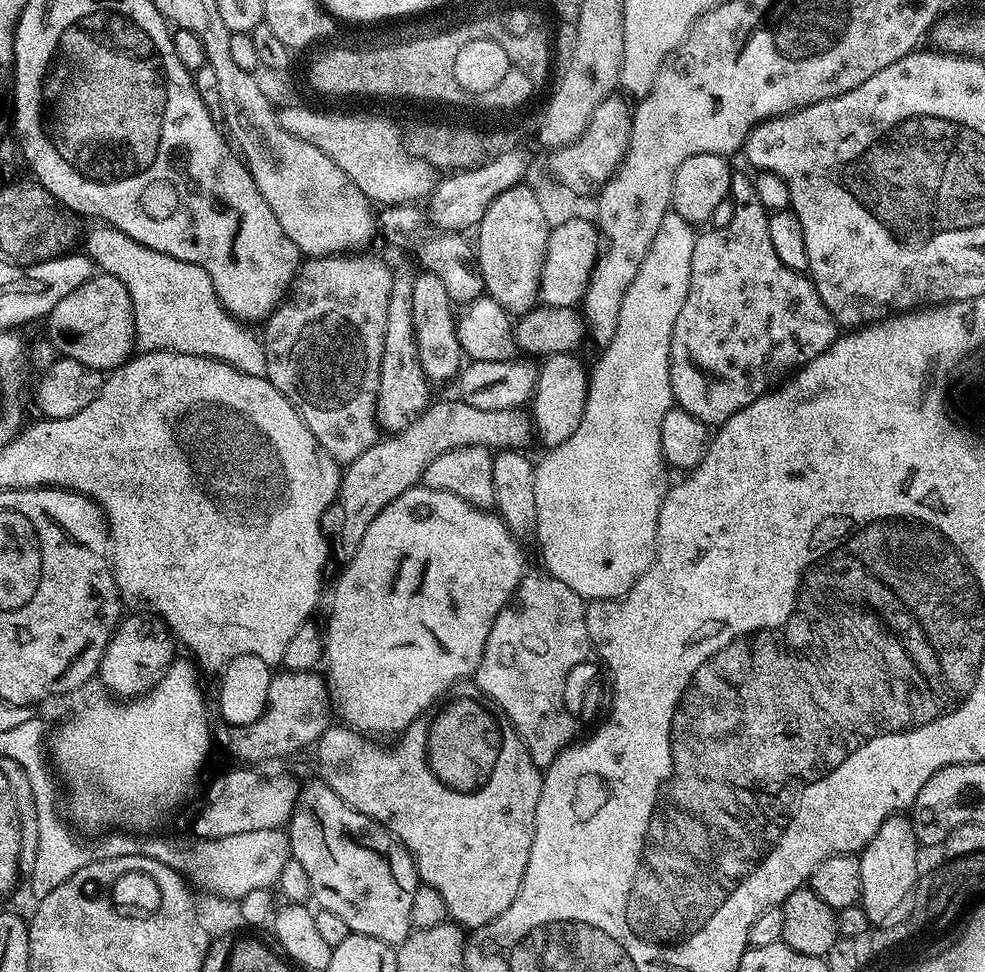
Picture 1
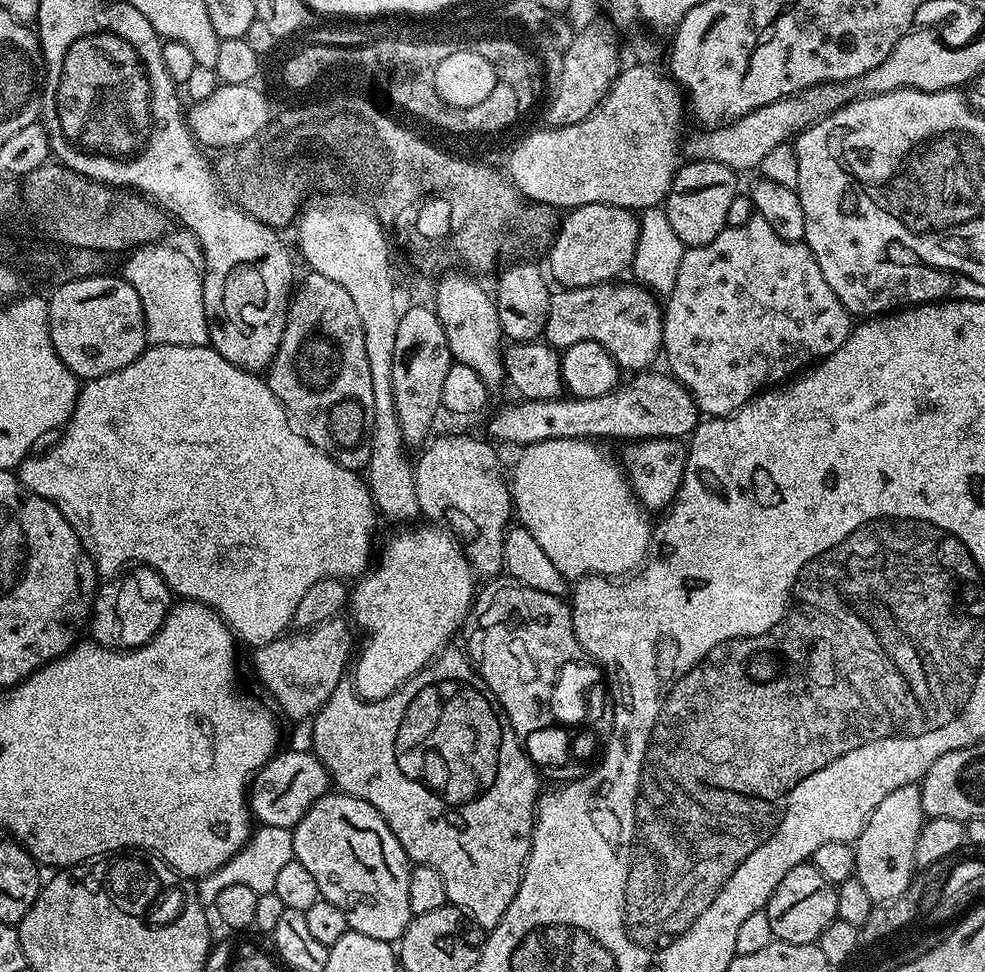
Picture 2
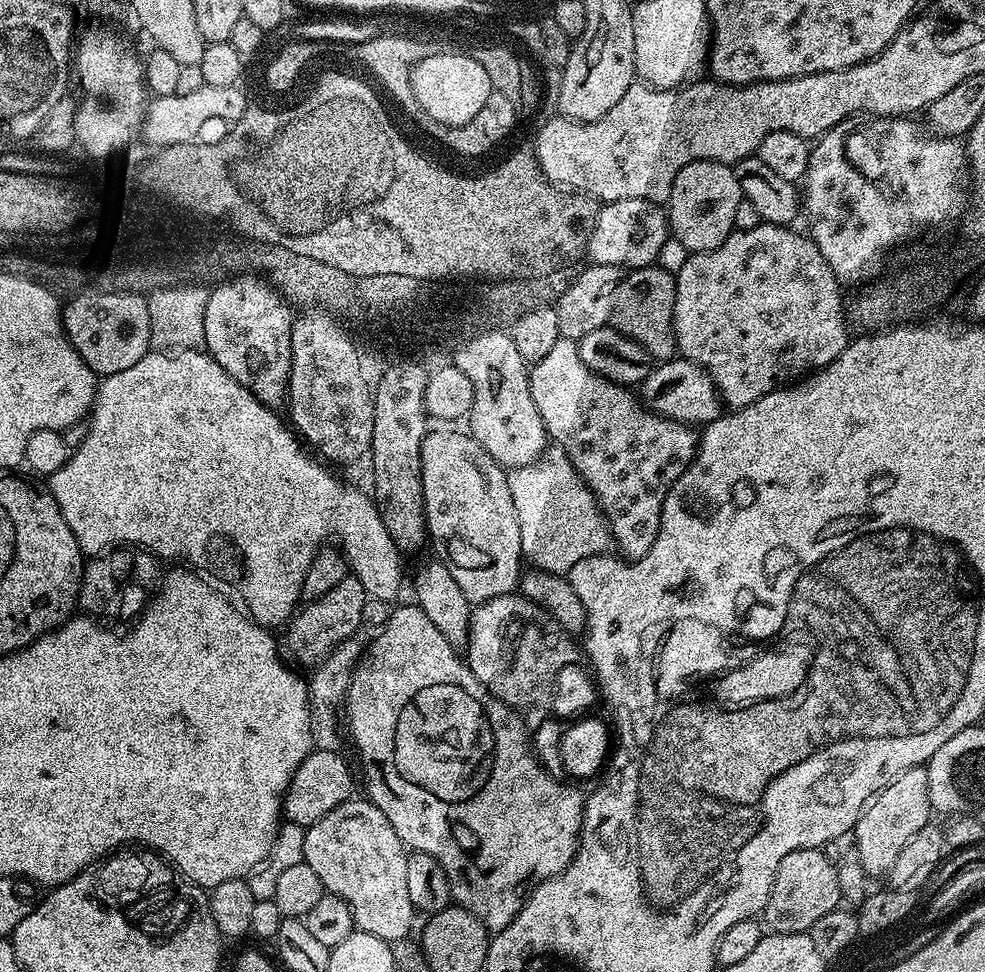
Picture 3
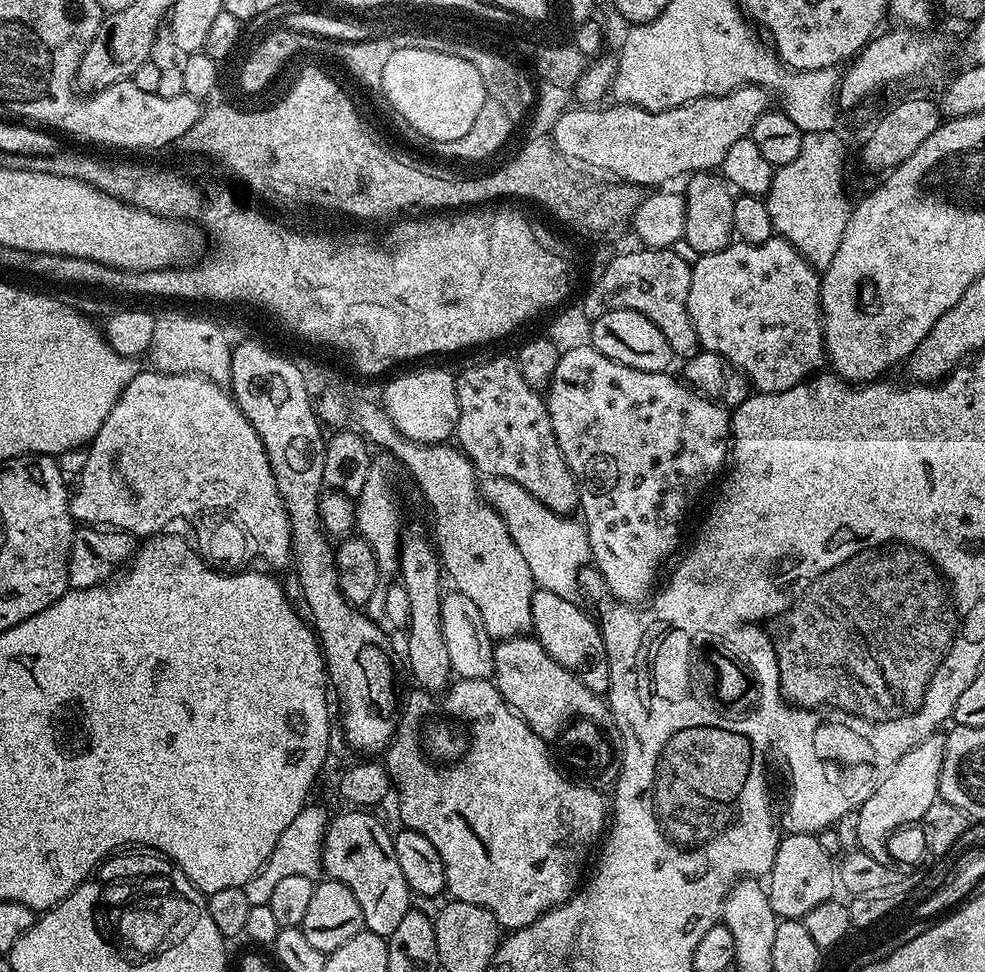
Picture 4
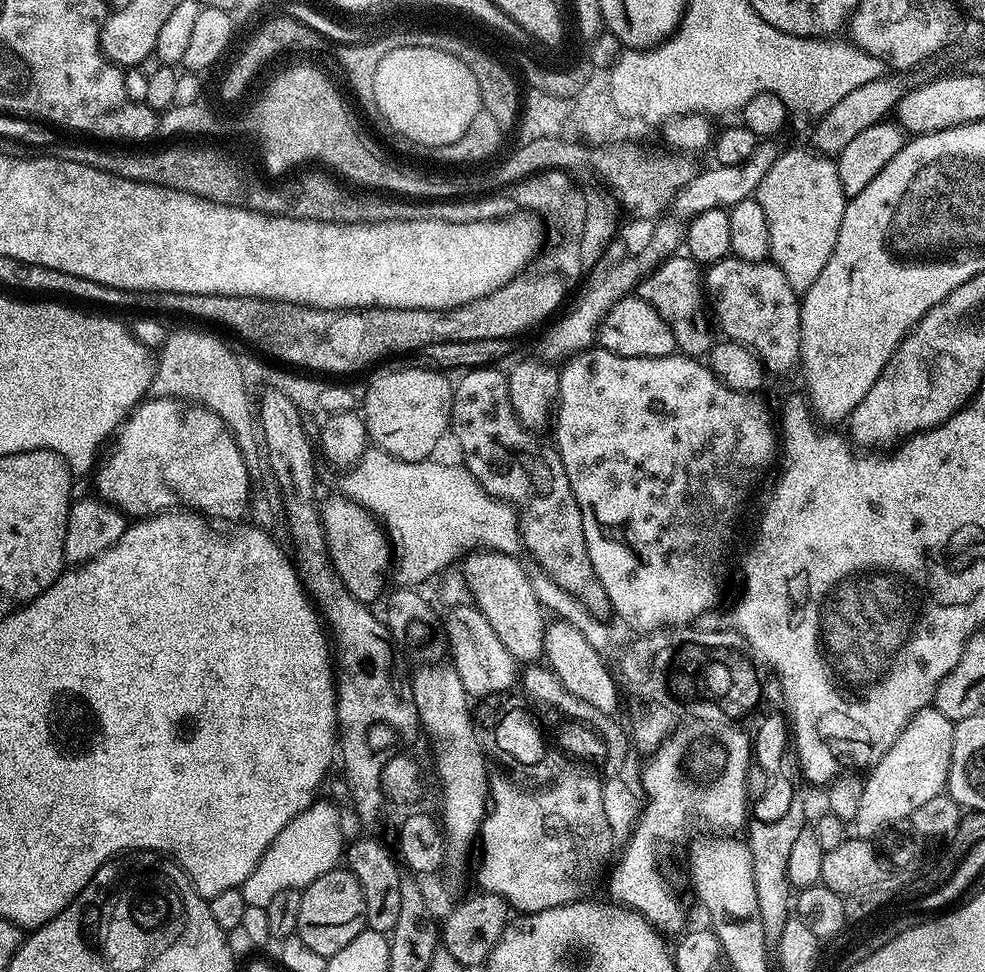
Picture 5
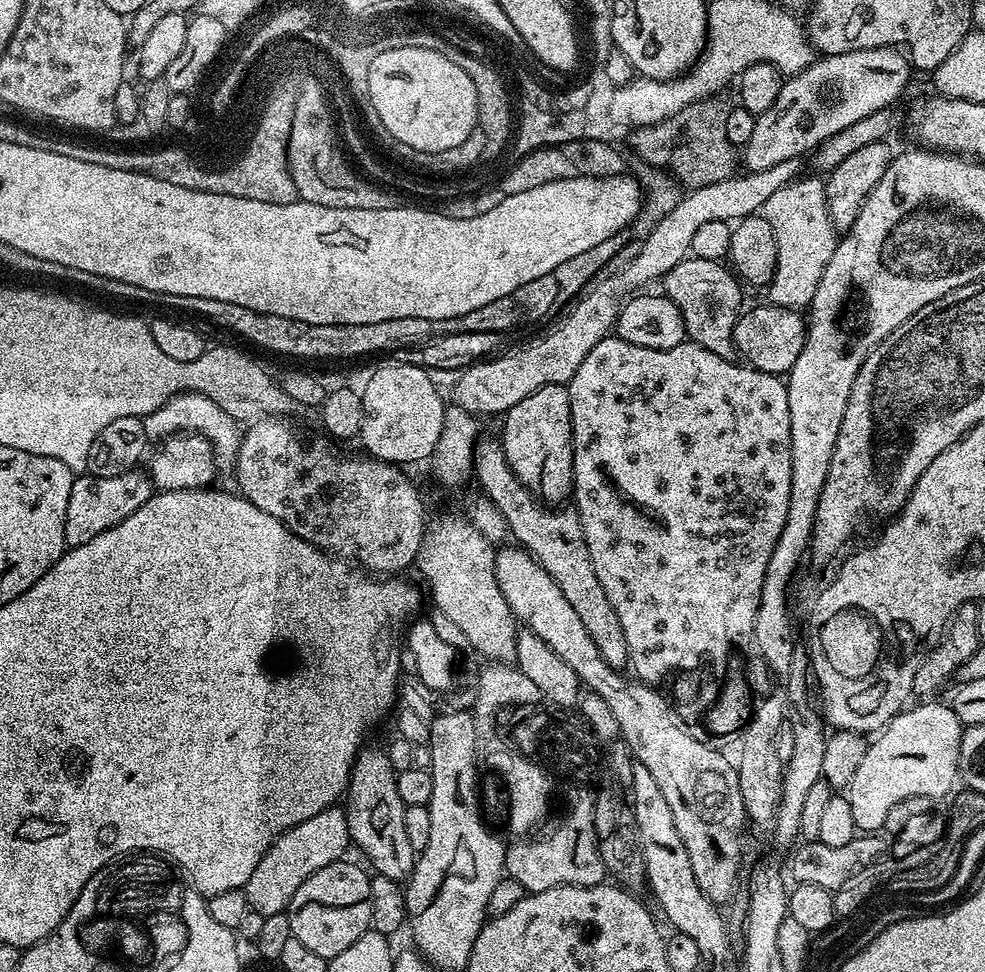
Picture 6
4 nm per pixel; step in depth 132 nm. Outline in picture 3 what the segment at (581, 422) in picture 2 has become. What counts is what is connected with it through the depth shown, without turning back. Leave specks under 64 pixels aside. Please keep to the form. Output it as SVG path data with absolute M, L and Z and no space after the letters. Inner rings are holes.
M683 358L657 363L652 373L642 381L643 388L643 403L667 420L676 420L689 426L703 426L714 422L722 414L720 393L716 391L716 383L708 377L708 369L700 368Z

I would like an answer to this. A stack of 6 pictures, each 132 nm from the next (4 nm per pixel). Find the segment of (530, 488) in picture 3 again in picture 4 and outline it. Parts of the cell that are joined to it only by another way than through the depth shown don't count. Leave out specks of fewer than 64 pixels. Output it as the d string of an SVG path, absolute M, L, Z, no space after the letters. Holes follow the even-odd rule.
M484 476L479 481L479 485L484 501L508 524L510 538L514 538L514 546L518 546L522 558L526 558L537 588L551 590L553 594L560 594L562 598L575 601L580 592L580 570L589 563L592 555L587 527L571 515L561 514L542 506L542 502L538 502L538 498L534 498L534 494L530 494L522 486L518 486L518 482L510 482L510 478Z

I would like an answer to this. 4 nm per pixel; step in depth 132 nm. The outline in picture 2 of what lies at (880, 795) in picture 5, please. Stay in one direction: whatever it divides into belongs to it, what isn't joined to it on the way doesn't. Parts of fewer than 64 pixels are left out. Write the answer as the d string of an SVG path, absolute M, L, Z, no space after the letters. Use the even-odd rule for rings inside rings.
M916 784L898 786L898 790L890 790L890 794L886 794L886 798L882 798L882 802L878 802L878 806L870 814L866 826L860 832L860 837L854 841L854 847L856 849L856 877L858 882L862 882L866 894L870 894L873 905L896 900L911 886L916 868L914 846L918 842L918 834L922 830L925 819L920 789Z

